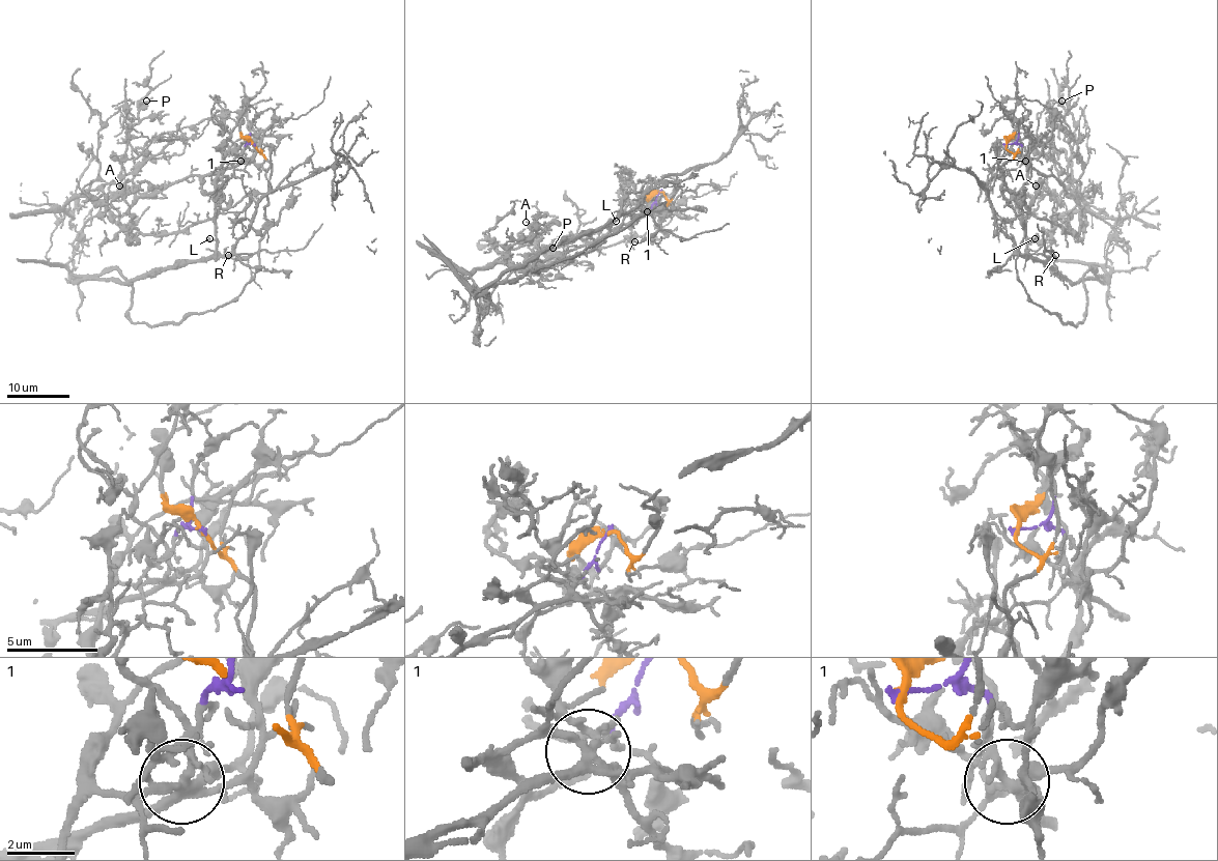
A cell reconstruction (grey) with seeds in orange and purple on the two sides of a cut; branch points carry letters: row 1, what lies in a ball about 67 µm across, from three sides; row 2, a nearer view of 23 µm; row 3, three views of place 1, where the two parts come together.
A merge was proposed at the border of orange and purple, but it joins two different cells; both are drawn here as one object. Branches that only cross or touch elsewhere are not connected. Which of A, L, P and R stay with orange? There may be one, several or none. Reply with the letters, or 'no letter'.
L, R

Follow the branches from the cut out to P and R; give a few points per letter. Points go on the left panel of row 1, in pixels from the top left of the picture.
P: (254, 144), (243, 147), (236, 165), (143, 194), (116, 216), (107, 200), (119, 188), (128, 132), (146, 101)
R: (254, 144), (271, 166), (270, 188), (235, 244), (235, 252), (252, 253), (233, 259), (227, 255)

